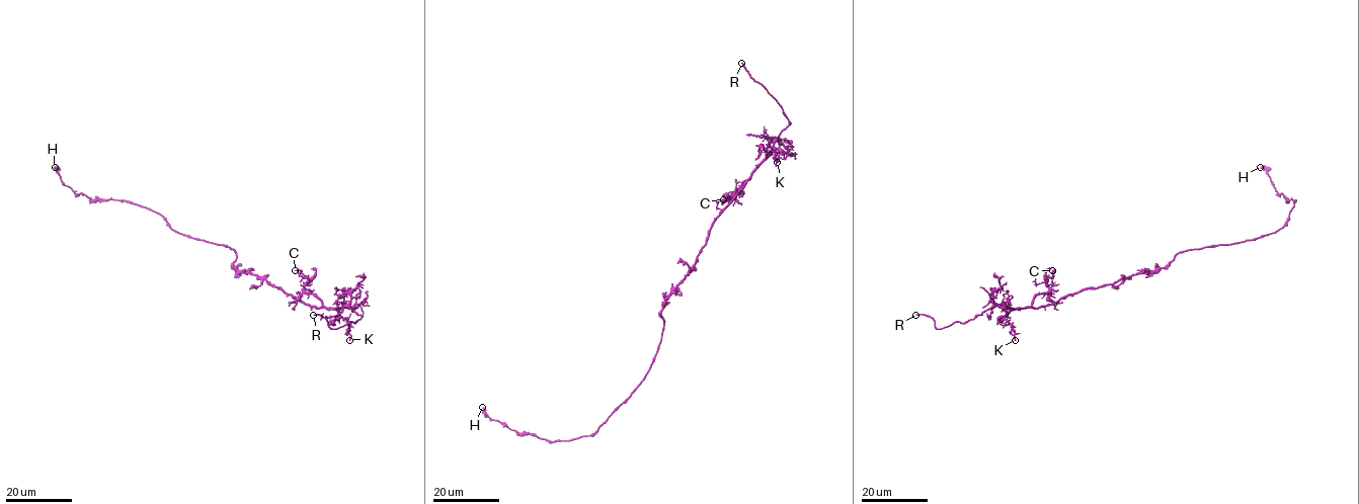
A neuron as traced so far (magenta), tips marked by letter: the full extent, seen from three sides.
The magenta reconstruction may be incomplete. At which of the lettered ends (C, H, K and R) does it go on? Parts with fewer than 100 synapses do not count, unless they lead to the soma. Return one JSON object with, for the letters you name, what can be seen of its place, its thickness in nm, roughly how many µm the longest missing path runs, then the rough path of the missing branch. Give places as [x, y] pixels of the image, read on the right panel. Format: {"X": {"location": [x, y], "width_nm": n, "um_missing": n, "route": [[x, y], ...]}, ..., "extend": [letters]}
{"R": {"location": [915, 315], "width_nm": 200, "um_missing": 25, "route": [[915, 315], [885, 308], [873, 312], [868, 318], [866, 331]]}, "extend": ["R"]}

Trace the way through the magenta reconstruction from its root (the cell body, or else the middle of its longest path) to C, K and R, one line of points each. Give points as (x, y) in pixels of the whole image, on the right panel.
C: (1153, 270), (1033, 308), (1033, 299), (1048, 289), (1046, 279), (1052, 270)
K: (1153, 270), (1084, 288), (1040, 308), (1014, 308), (1004, 317), (1010, 324), (1015, 340)
R: (1153, 270), (1084, 288), (1040, 308), (991, 306), (964, 323), (954, 322), (940, 329), (931, 317), (915, 315)

